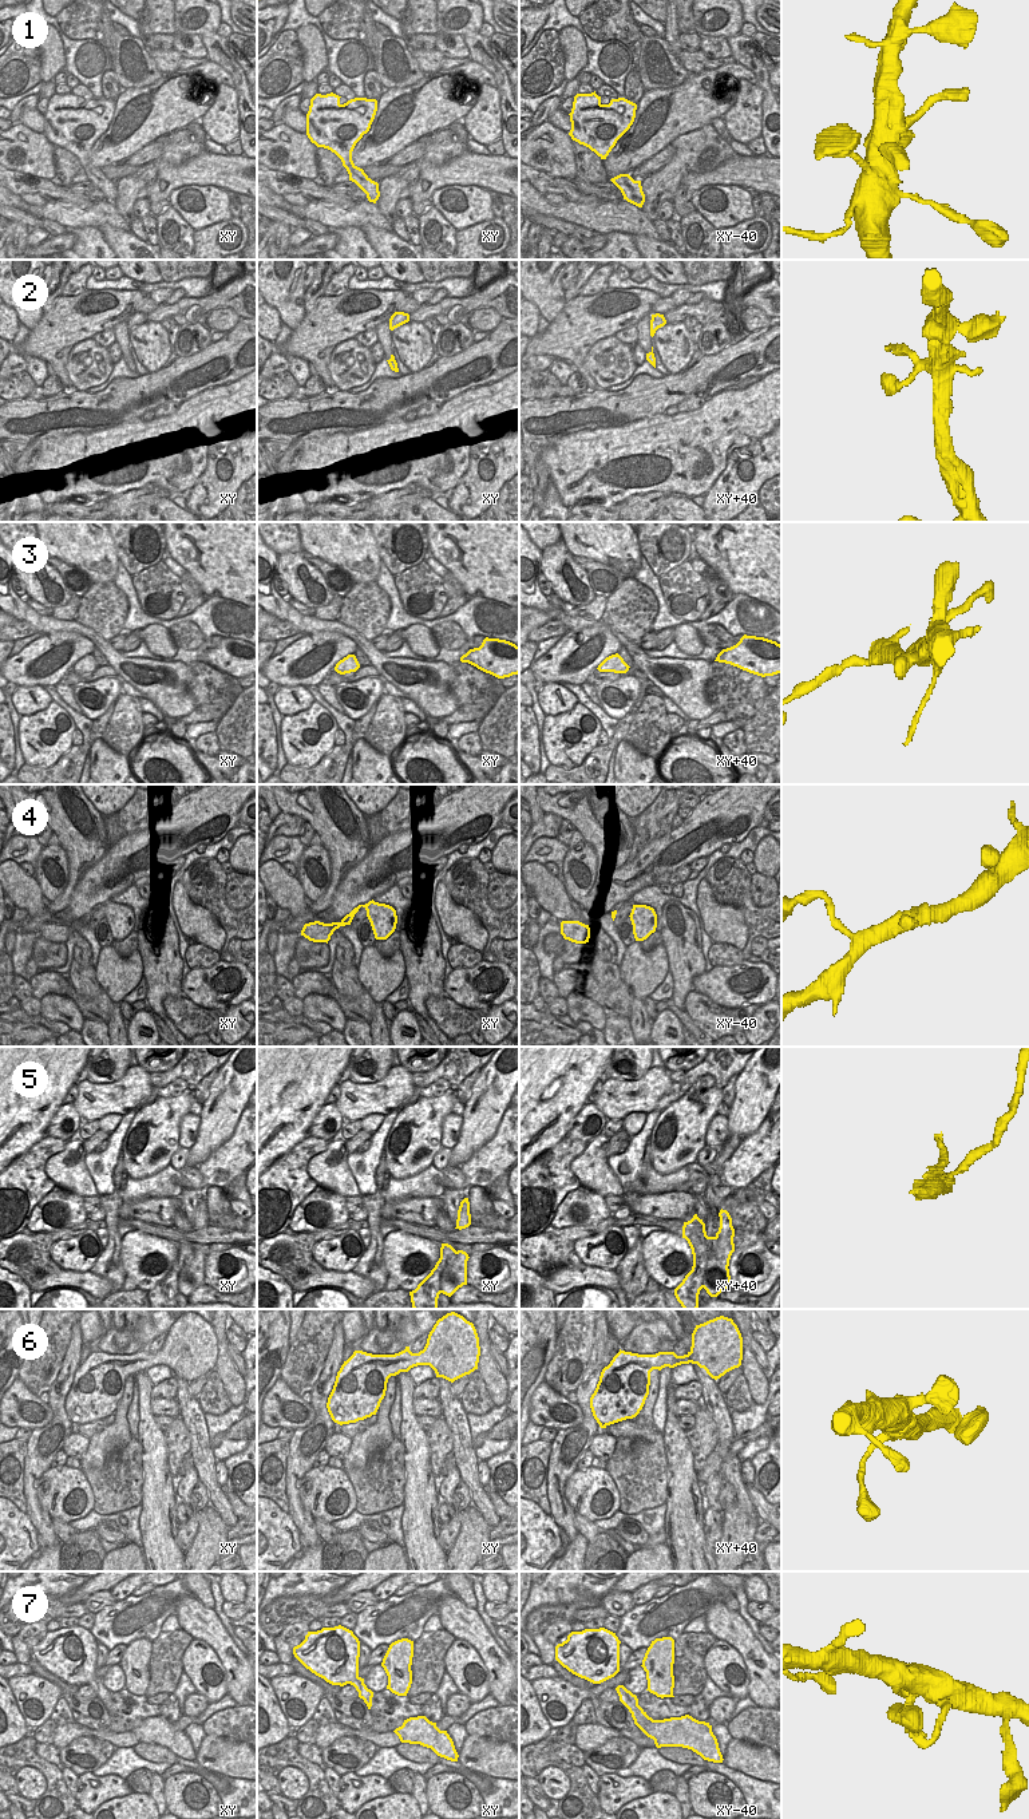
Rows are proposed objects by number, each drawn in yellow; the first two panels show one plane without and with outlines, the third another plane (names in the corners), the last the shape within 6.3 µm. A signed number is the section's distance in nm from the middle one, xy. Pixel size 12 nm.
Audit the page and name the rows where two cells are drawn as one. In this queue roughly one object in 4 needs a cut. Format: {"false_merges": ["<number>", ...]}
{"false_merges": ["5"]}

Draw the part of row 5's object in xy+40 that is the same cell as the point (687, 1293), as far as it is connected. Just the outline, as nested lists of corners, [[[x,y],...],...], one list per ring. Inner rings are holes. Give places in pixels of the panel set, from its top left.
[[[694,1214],[690,1221],[684,1222],[682,1238],[688,1241],[692,1249],[693,1266],[674,1289],[674,1296],[684,1309],[697,1309],[698,1294],[703,1289],[707,1264],[713,1254],[713,1239],[716,1237],[707,1235],[705,1223]]]

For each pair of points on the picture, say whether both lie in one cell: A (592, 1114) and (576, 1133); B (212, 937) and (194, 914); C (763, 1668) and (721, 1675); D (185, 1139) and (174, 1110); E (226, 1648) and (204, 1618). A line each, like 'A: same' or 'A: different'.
A: same
B: same
C: different
D: different
E: same

